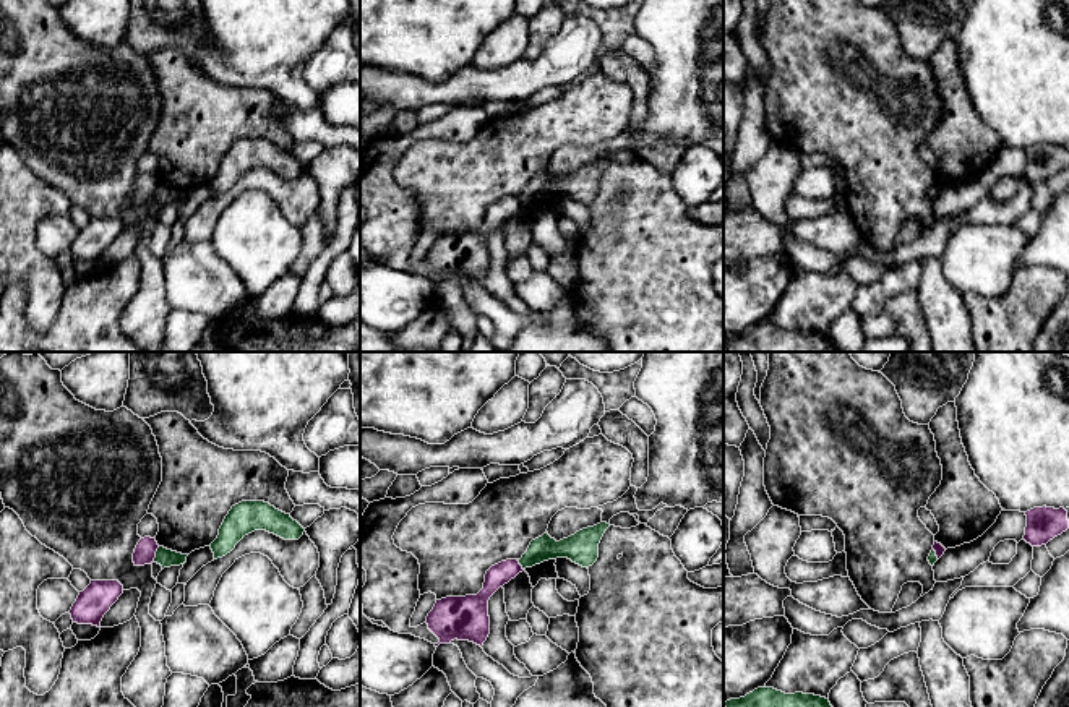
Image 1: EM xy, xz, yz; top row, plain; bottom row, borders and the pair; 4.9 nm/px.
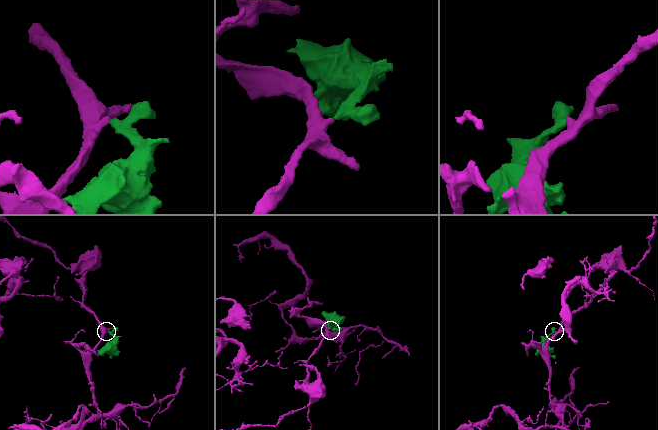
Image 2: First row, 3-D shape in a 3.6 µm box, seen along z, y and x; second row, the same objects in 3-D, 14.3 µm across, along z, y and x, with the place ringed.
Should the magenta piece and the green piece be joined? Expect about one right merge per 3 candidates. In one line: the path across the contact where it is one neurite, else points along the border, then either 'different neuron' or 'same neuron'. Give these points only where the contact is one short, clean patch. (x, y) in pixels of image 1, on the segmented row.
along xy (159, 547), (153, 561) | different neuron

